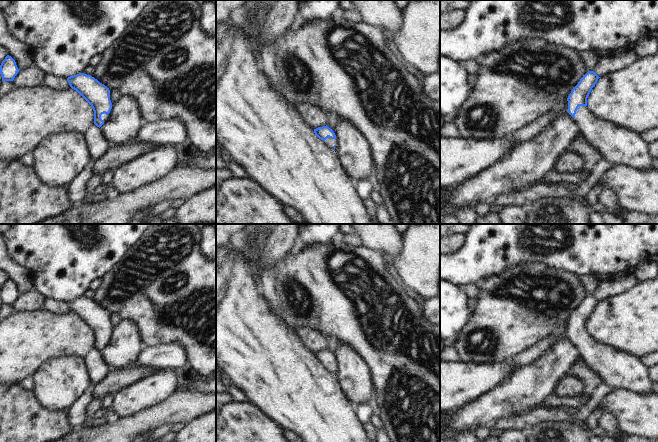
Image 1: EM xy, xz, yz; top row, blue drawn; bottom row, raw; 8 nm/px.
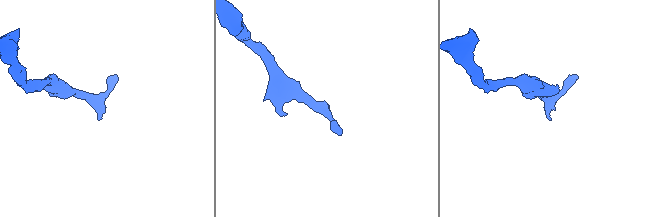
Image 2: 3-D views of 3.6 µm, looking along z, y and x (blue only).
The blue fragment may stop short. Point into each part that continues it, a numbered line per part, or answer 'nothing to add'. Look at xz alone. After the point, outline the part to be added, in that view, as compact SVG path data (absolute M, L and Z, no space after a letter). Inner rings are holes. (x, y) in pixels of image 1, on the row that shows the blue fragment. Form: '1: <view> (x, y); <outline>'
1: xz (330, 143); M329 137L324 142L329 149L334 149L334 146L336 145L336 139L331 139Z

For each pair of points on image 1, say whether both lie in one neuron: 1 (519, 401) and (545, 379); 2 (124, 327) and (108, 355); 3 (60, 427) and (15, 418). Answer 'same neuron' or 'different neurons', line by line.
1: same neuron
2: same neuron
3: same neuron

